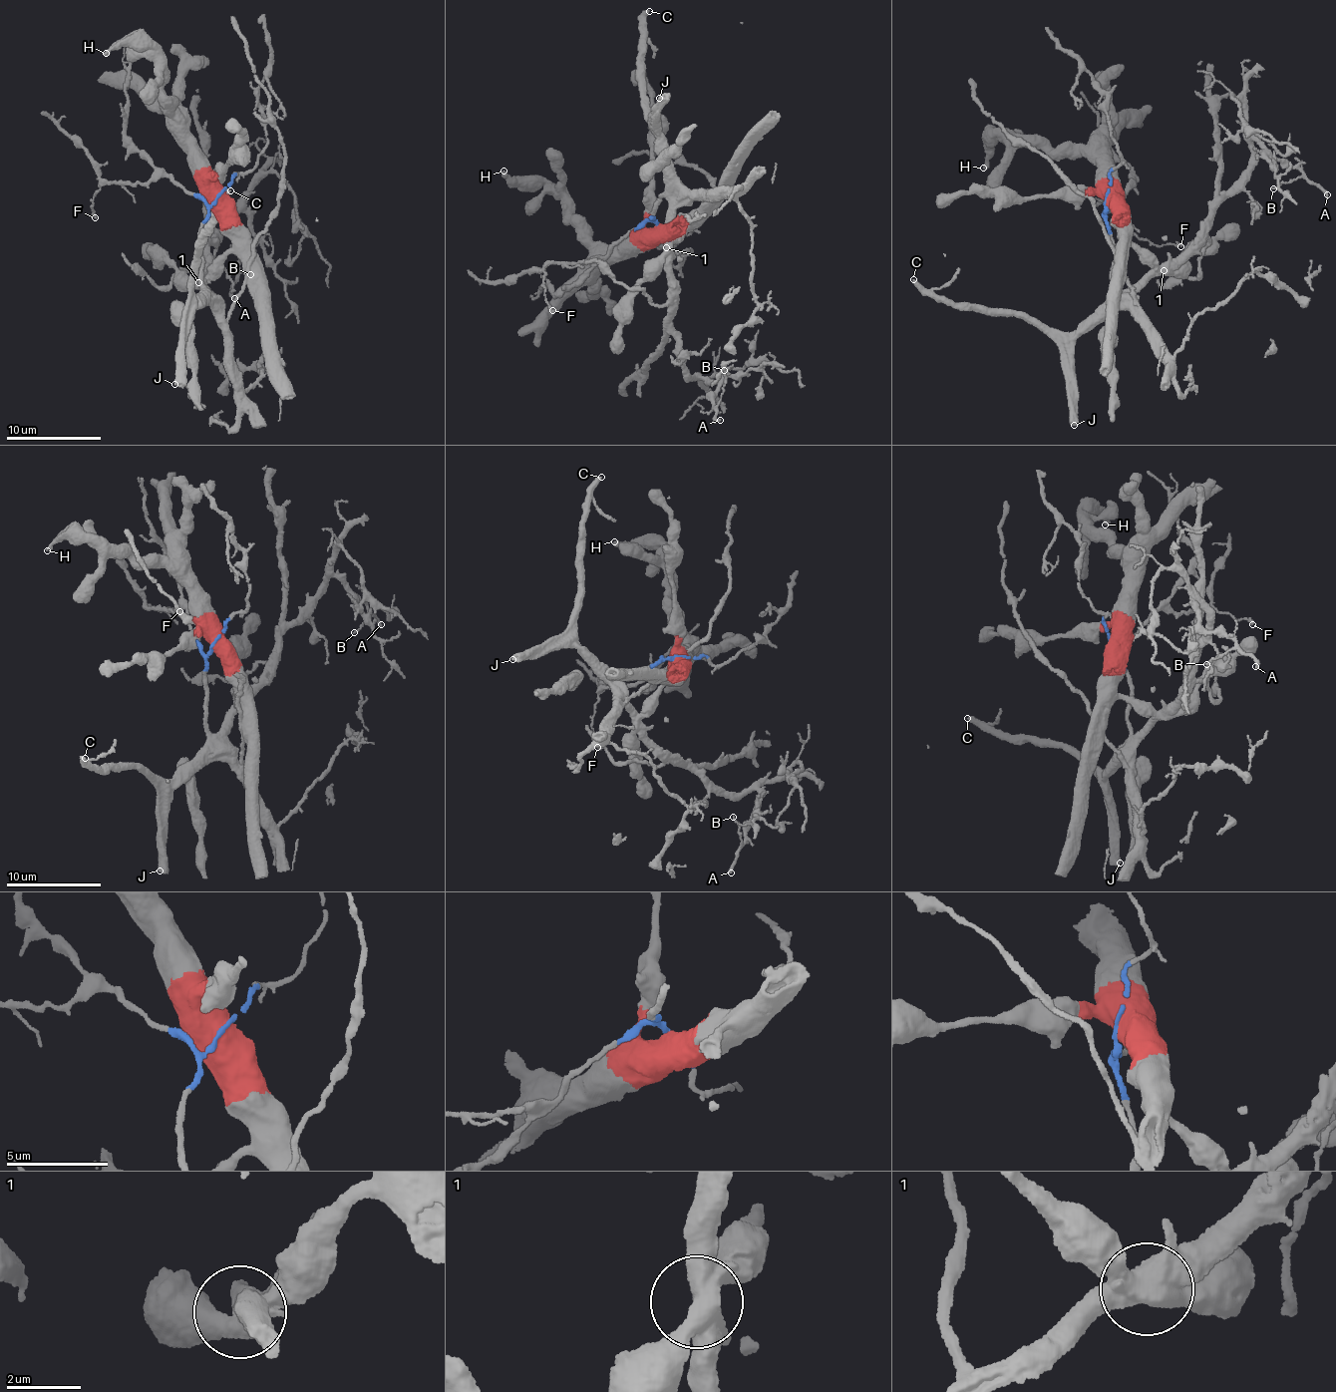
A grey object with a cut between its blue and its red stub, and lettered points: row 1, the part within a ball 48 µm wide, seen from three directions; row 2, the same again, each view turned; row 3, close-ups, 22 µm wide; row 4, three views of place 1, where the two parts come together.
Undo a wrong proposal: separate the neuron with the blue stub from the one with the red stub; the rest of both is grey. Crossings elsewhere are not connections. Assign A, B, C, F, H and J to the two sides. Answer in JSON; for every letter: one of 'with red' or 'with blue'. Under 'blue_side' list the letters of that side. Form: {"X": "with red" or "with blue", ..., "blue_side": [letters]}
{"A": "with blue", "B": "with blue", "C": "with blue", "F": "with blue", "H": "with red", "J": "with blue", "blue_side": ["A", "B", "C", "F", "J"]}

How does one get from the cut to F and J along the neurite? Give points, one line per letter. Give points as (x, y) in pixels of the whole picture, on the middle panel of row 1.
F: (659, 223), (649, 220), (624, 236), (603, 258), (576, 263), (553, 261), (544, 268), (543, 293), (553, 310)
J: (659, 223), (655, 216), (649, 218), (664, 190), (670, 159), (658, 135), (657, 116), (665, 98), (660, 99)

